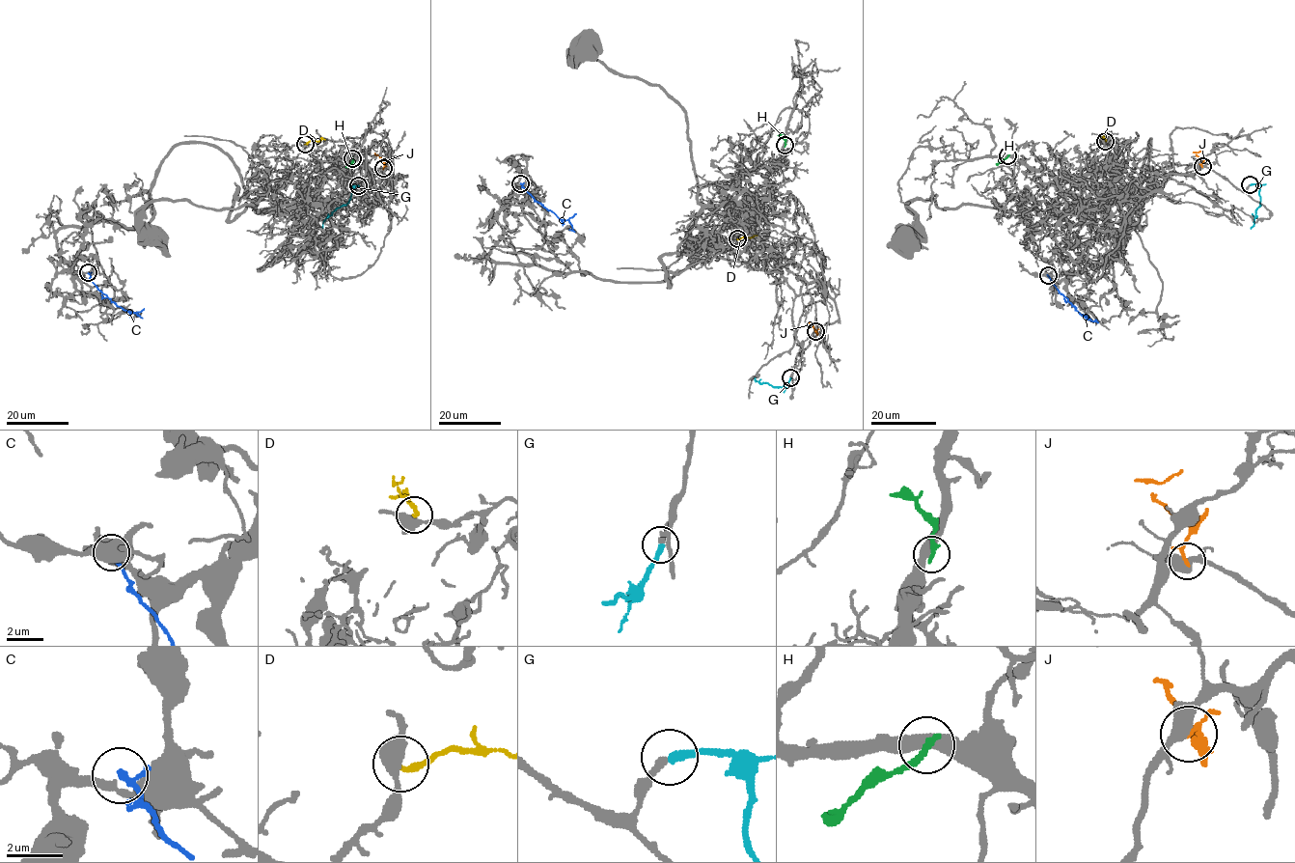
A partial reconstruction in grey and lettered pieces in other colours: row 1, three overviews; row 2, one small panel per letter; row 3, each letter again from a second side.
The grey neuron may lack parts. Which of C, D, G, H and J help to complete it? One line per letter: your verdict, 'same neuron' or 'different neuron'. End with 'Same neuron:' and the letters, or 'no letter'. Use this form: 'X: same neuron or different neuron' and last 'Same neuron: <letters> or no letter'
C: different neuron
D: different neuron
G: same neuron
H: different neuron
J: different neuron
Same neuron: G

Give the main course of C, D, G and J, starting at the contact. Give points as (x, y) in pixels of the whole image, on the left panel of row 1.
C: (88, 273), (96, 288), (118, 306), (137, 317)
D: (305, 144), (325, 139)
G: (358, 186), (354, 186), (345, 205), (325, 219), (322, 228)
J: (383, 168), (384, 162), (374, 153)

